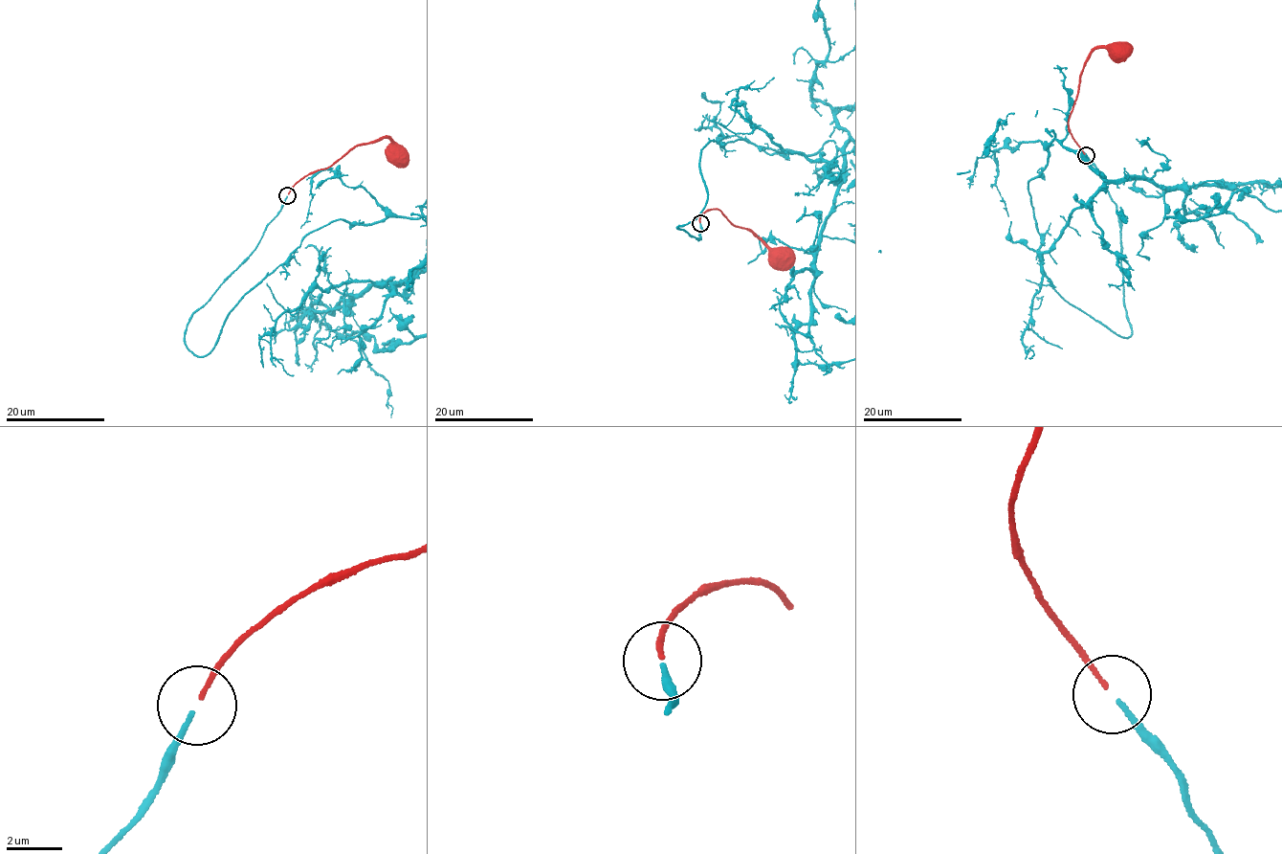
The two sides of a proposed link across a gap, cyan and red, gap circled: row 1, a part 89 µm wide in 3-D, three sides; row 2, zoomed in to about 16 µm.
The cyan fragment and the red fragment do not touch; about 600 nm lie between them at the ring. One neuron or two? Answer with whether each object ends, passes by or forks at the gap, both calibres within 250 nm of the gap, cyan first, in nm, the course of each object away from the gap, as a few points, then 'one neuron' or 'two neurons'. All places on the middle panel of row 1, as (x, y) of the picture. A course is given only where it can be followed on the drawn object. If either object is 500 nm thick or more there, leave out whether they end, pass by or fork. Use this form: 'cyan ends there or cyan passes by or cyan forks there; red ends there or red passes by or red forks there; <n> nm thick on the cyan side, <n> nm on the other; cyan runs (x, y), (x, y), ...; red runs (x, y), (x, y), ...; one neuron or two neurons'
cyan ends there; red ends there; 180 nm thick on the cyan side, 160 nm on the other; red runs (700, 221), (702, 214), (719, 210), (735, 226), (750, 230), (782, 256); one neuron

